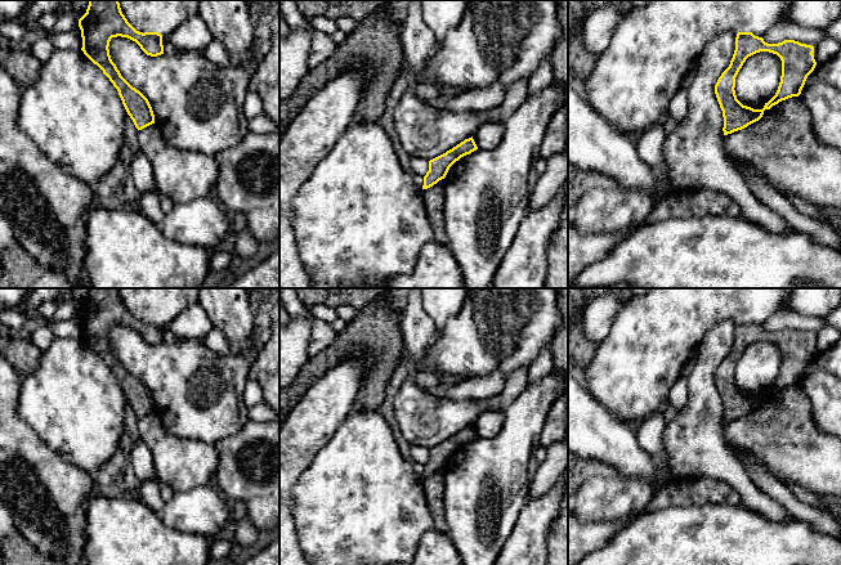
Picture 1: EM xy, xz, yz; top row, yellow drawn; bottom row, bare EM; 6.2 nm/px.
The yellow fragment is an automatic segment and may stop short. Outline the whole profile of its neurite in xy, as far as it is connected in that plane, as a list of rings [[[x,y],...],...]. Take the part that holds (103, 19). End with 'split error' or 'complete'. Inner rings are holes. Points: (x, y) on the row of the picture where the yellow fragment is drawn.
[[[89,0],[86,13],[79,19],[84,54],[97,64],[117,89],[122,104],[135,127],[142,130],[155,124],[148,99],[120,73],[109,55],[112,37],[128,37],[151,57],[164,54],[162,35],[139,32],[125,18],[118,0]]]; complete

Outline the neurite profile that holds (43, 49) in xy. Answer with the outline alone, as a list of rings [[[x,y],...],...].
[[[41,37],[32,45],[30,51],[36,59],[39,59],[41,63],[44,63],[55,51],[55,48],[52,45],[52,42],[48,37]]]

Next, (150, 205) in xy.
[[[156,187],[143,194],[139,198],[139,210],[156,225],[160,225],[164,218],[164,211],[161,208],[161,194]]]

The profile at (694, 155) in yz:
[[[726,31],[713,37],[698,59],[697,73],[686,89],[688,113],[662,145],[670,187],[723,192],[739,205],[744,220],[773,233],[798,232],[752,194],[724,149],[724,117],[715,85],[730,64],[737,33]]]

